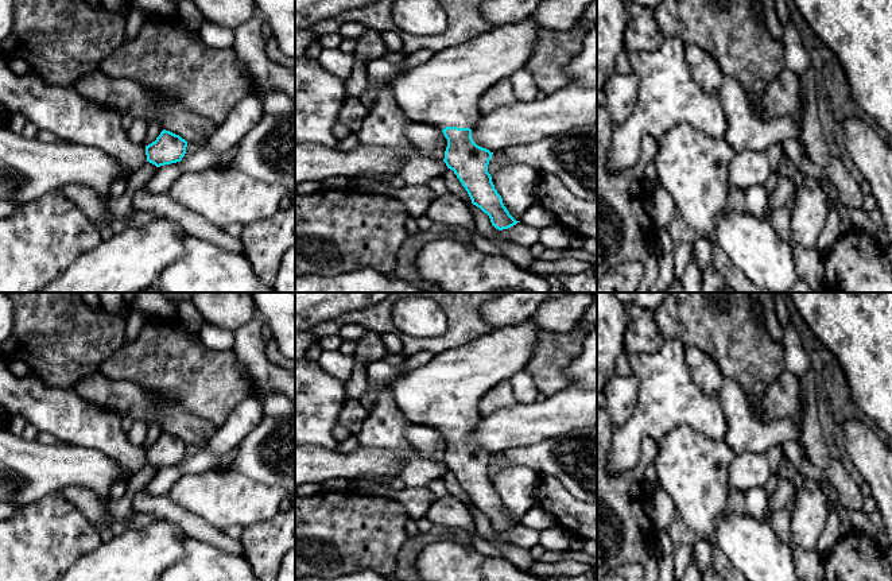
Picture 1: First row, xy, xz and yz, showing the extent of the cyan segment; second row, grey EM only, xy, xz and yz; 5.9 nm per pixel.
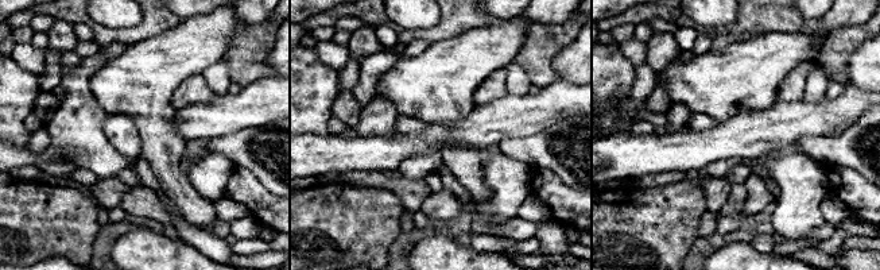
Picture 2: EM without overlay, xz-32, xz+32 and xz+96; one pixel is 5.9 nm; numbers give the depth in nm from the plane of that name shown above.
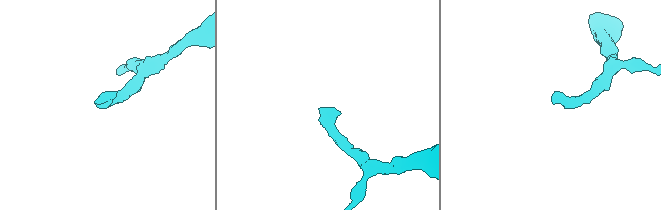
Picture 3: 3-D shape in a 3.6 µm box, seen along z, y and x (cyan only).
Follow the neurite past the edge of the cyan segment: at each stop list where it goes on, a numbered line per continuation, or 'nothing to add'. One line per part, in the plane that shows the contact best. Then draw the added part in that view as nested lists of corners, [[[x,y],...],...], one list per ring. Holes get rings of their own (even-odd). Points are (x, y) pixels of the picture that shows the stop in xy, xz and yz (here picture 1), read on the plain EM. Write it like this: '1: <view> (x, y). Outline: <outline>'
1: xz (445, 392). Outline: [[[534,317],[515,326],[496,328],[464,345],[433,355],[431,360],[415,369],[407,369],[392,383],[396,406],[412,425],[472,430],[480,422],[478,403],[500,381],[524,371],[532,357],[542,329]]]

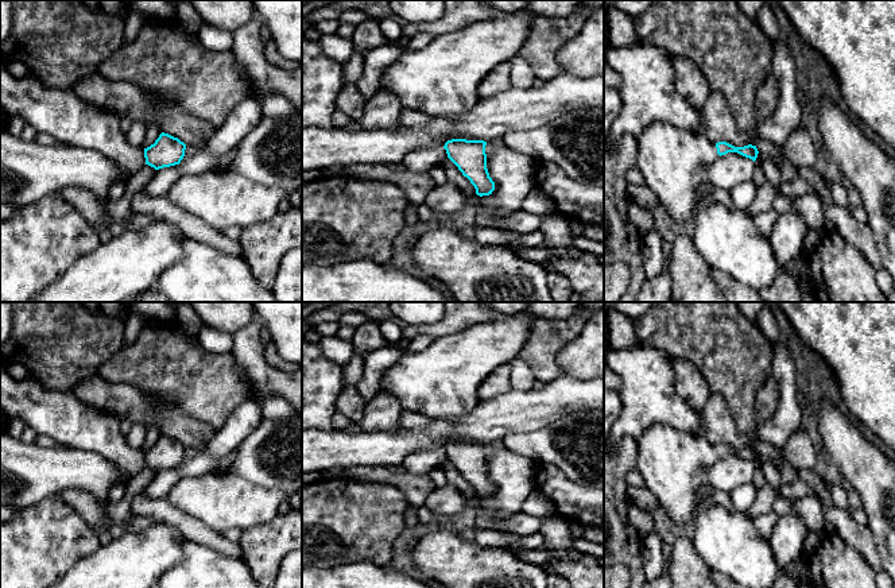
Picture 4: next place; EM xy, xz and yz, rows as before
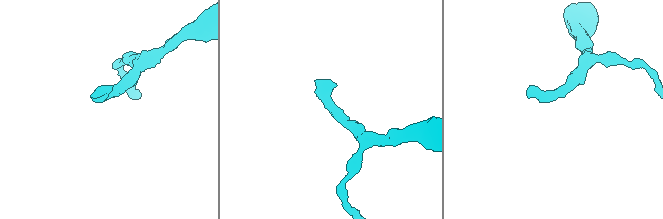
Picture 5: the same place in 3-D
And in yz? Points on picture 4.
1: yz (674, 464). Outline: [[[662,423],[648,428],[636,444],[639,449],[636,469],[644,479],[644,487],[675,525],[690,527],[704,502],[700,488],[708,484],[709,469],[720,459],[716,446],[705,436],[696,436]]]

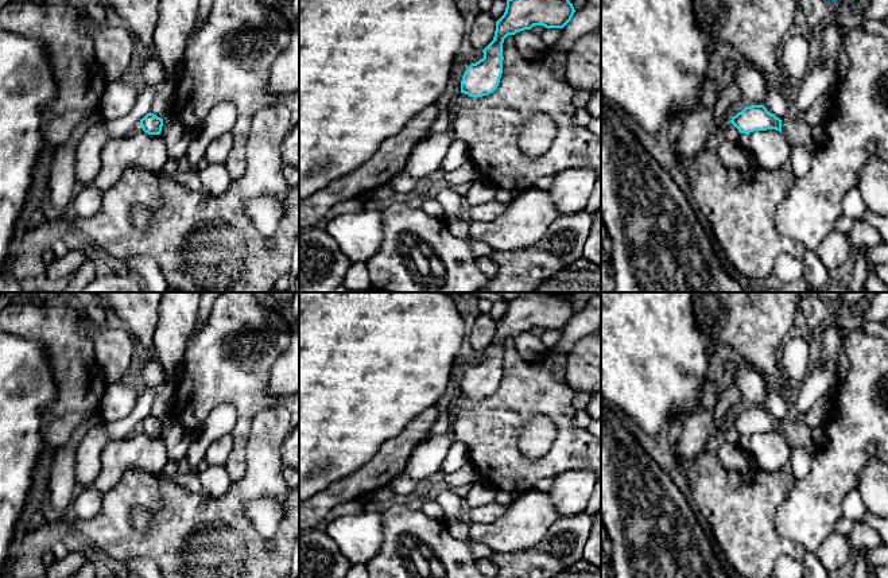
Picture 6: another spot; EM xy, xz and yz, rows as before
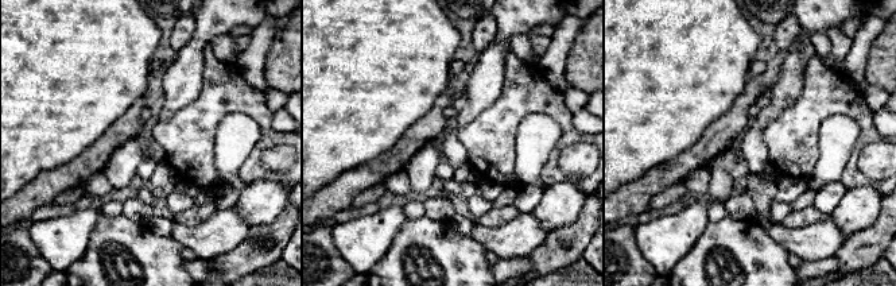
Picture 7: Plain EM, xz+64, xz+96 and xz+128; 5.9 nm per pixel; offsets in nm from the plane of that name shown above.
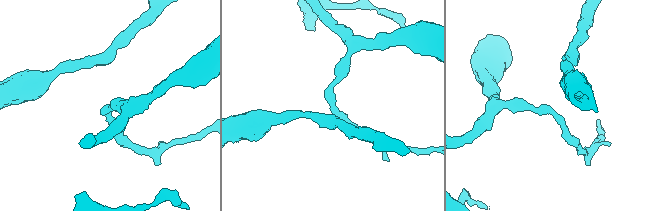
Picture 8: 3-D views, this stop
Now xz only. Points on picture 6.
nothing to add

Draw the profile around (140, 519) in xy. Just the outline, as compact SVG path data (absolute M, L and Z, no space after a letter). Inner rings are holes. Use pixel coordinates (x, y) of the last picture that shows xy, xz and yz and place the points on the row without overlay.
M135 508L132 511L132 527L137 532L146 532L151 527L151 517L144 508Z

